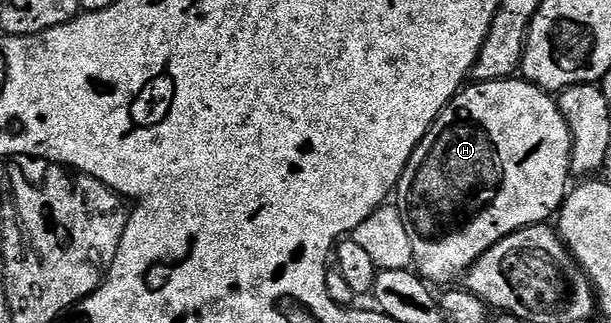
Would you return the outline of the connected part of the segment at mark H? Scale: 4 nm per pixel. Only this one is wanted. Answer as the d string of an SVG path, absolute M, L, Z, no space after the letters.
M521 76L496 80L495 82L474 82L459 90L458 95L450 101L450 105L442 109L442 114L434 121L432 128L424 136L424 140L412 152L412 156L402 173L402 179L398 182L396 205L404 216L404 228L408 228L408 236L412 240L413 269L430 284L435 284L434 282L457 283L454 281L457 278L459 281L466 271L472 268L472 264L477 258L484 256L484 252L488 252L488 248L492 248L500 240L504 240L508 235L515 234L516 231L529 226L549 223L559 213L562 203L566 200L568 187L572 182L571 152L572 136L570 129L553 93L533 86L531 82L527 82Z

